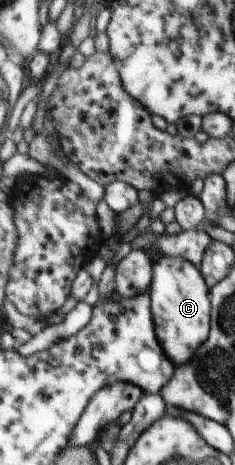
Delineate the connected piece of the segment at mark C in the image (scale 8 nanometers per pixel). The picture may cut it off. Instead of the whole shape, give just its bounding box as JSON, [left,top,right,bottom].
[150,257,210,366]

